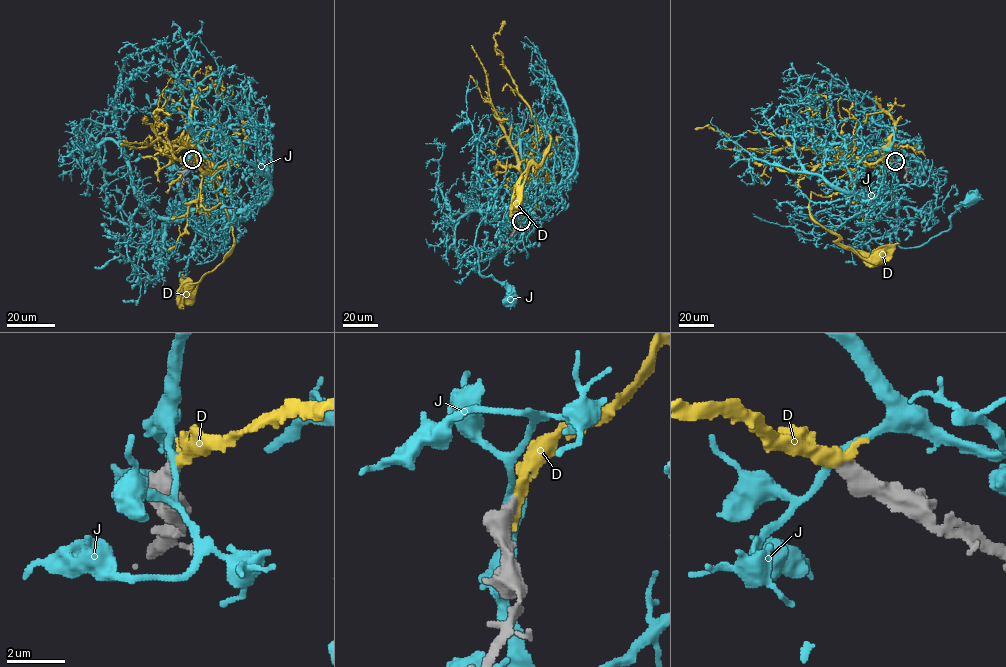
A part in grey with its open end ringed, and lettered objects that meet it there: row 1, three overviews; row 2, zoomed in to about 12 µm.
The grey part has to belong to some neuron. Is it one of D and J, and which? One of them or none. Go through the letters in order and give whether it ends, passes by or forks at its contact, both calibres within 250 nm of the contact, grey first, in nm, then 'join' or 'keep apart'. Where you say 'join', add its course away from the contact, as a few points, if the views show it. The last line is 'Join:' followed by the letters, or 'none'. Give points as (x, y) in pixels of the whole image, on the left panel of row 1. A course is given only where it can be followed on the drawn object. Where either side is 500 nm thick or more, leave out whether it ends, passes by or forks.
D: 550 nm thick on the grey side, 480 nm on the other; join; it runs (192, 159), (204, 156), (197, 162), (200, 202), (206, 209), (221, 204), (233, 245), (188, 296)
J: 550 nm thick on the grey side, 240 nm on the other; keep apart
Join: D

